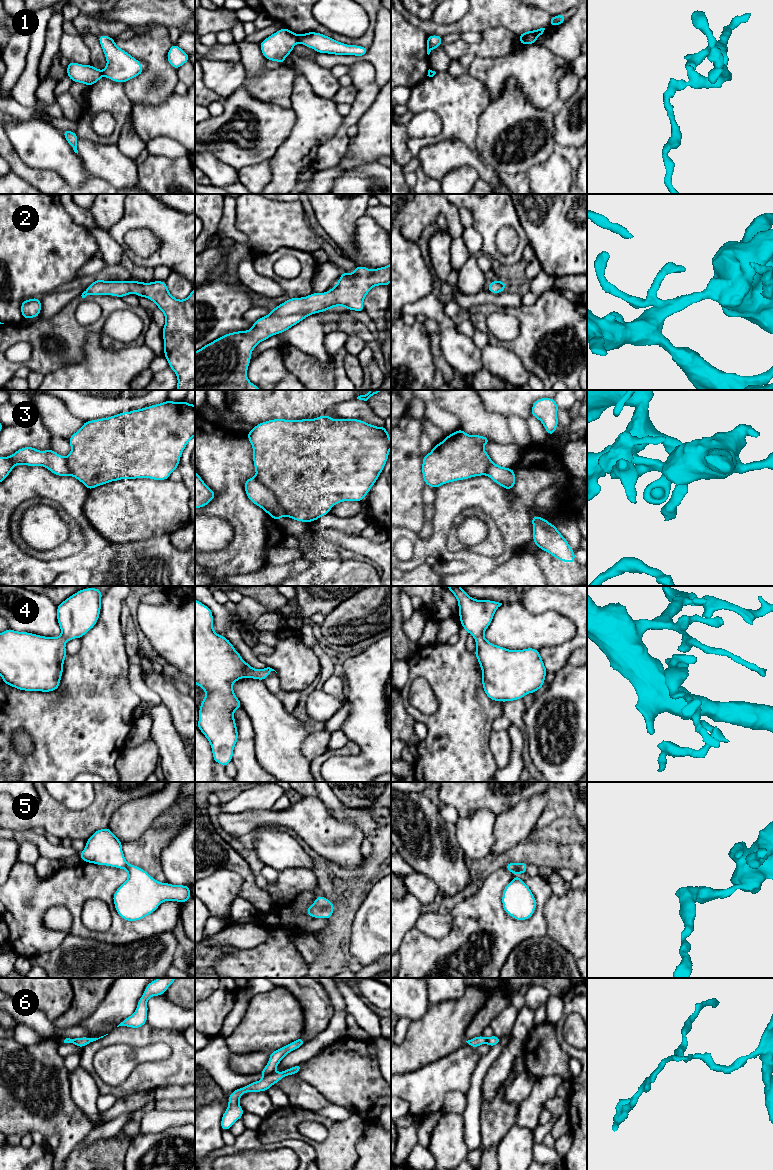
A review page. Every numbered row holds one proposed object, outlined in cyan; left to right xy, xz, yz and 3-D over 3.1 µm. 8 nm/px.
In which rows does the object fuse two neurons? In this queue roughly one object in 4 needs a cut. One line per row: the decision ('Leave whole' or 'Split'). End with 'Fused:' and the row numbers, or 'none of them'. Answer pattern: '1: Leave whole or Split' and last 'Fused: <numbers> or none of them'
1: Split
2: Leave whole
3: Leave whole
4: Leave whole
5: Leave whole
6: Split
Fused: 1, 6

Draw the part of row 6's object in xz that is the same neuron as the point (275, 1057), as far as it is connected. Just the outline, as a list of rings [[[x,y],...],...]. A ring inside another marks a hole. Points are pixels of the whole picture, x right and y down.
[[[301,1037],[292,1043],[270,1053],[270,1058],[268,1060],[265,1068],[260,1072],[262,1076],[266,1076],[275,1071],[276,1067],[279,1065],[280,1061],[285,1057],[286,1054],[298,1049],[303,1044],[305,1044],[304,1039]]]

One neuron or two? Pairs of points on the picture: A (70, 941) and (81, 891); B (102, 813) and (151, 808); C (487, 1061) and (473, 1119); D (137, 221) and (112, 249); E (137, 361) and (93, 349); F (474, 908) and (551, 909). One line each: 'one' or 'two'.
A: two
B: two
C: one
D: two
E: one
F: two

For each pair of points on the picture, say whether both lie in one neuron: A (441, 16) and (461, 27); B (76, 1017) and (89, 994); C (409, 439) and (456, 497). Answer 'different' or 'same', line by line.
A: different
B: same
C: different

